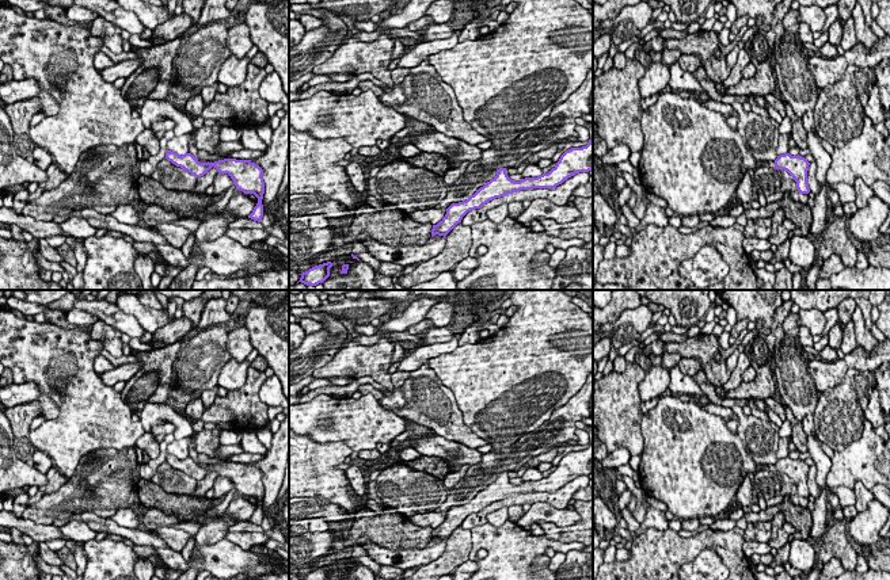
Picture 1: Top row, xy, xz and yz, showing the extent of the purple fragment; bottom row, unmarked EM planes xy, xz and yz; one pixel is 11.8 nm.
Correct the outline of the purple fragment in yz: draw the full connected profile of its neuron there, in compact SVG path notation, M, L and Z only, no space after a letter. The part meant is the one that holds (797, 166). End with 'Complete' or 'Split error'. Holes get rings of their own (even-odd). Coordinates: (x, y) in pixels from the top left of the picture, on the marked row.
M669 89L661 92L658 100L642 111L640 126L644 140L638 167L642 186L665 199L676 215L718 214L735 194L745 173L760 167L787 171L796 182L799 194L810 192L810 163L805 157L784 153L775 161L758 163L745 148L739 133L729 126L726 117L693 96L682 99Z. Split error

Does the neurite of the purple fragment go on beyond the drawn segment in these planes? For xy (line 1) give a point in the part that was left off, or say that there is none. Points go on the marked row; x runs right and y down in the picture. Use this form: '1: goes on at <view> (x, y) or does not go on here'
1: does not go on here

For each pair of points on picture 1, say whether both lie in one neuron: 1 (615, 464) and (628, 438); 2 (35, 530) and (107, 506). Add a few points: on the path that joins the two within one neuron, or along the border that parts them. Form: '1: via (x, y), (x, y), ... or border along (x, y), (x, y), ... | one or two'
1: border along (608, 451), (624, 447), (631, 454) | two
2: border along (22, 516), (38, 523), (50, 525) | two

